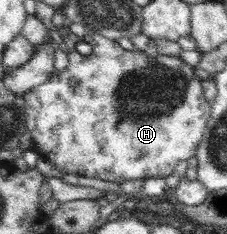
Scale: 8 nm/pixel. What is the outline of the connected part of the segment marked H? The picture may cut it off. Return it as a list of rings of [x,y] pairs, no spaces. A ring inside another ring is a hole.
[[[86,31],[82,37],[69,32],[63,40],[69,48],[68,67],[56,71],[49,83],[22,97],[27,104],[24,112],[26,126],[32,136],[32,150],[39,157],[64,173],[117,183],[137,178],[142,181],[158,176],[167,178],[175,174],[175,166],[179,162],[196,157],[208,130],[211,109],[202,95],[193,65],[179,56],[150,56],[141,50],[125,50],[116,40],[97,32]],[[81,41],[92,45],[90,55],[77,52],[77,44]],[[71,78],[76,80],[77,86],[71,86]]]

